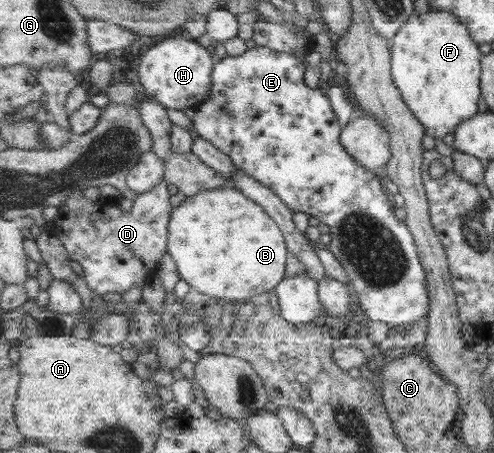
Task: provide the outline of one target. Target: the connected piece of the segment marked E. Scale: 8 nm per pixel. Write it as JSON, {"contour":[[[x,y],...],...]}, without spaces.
{"contour":[[[258,46],[241,56],[217,60],[212,72],[213,88],[192,118],[199,136],[226,153],[238,169],[275,192],[294,212],[300,211],[329,226],[331,242],[327,246],[341,261],[352,287],[371,321],[383,321],[391,327],[417,323],[429,317],[431,298],[427,272],[419,257],[417,243],[407,223],[395,215],[395,205],[383,189],[377,173],[368,171],[347,152],[341,141],[345,125],[335,114],[328,94],[311,89],[305,83],[306,63],[289,53]]]}

